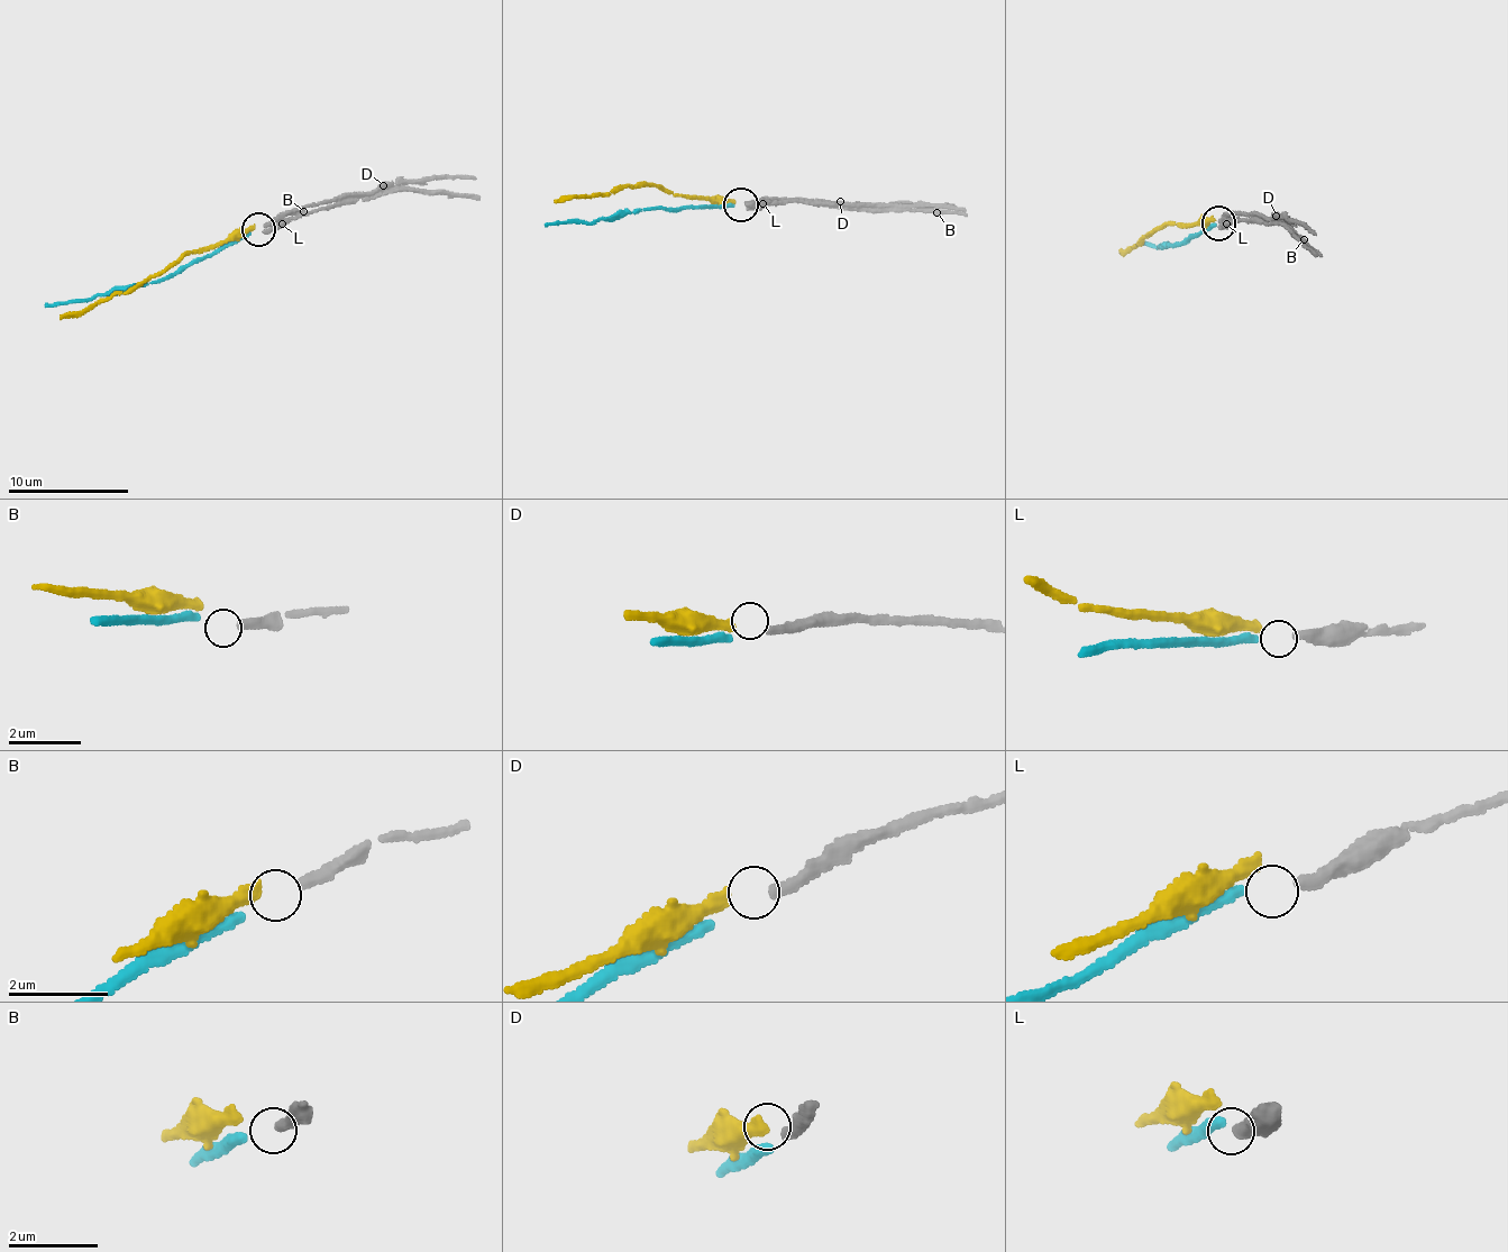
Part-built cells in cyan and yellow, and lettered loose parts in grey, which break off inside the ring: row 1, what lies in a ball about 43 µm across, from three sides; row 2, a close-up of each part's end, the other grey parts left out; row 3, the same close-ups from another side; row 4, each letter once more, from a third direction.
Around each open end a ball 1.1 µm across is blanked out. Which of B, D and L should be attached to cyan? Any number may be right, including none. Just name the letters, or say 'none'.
L

